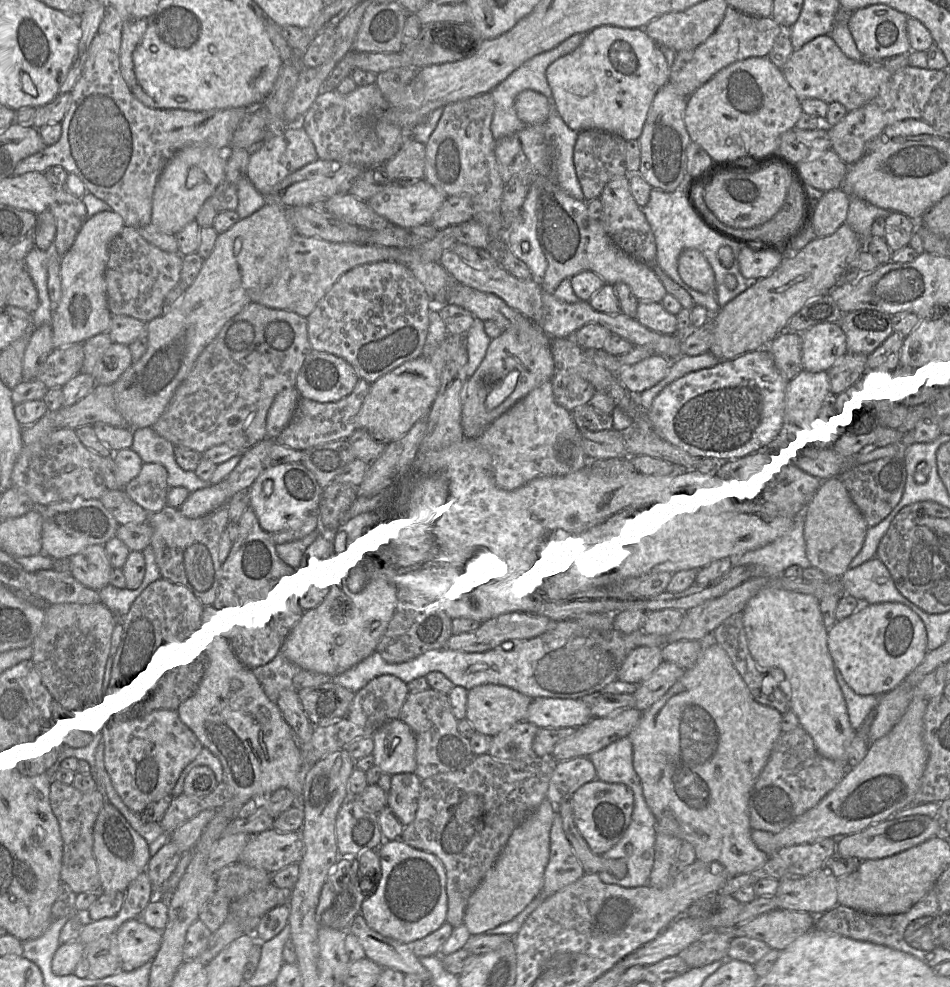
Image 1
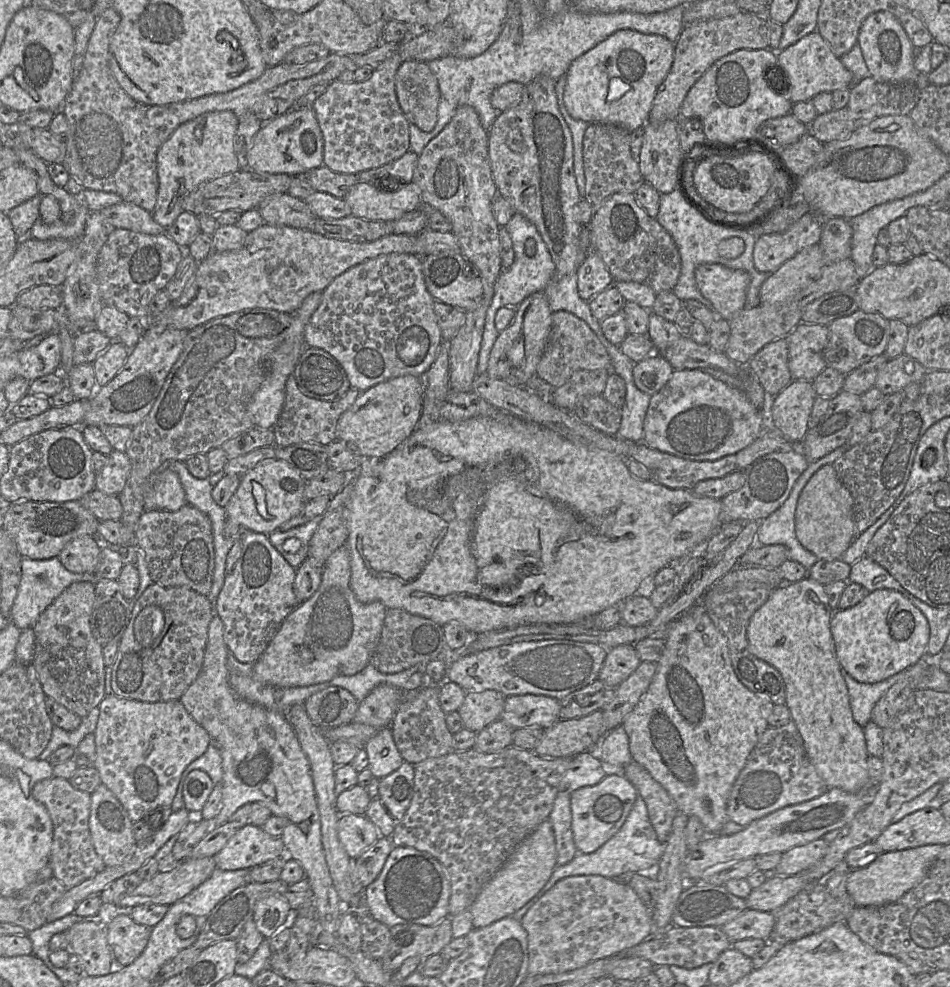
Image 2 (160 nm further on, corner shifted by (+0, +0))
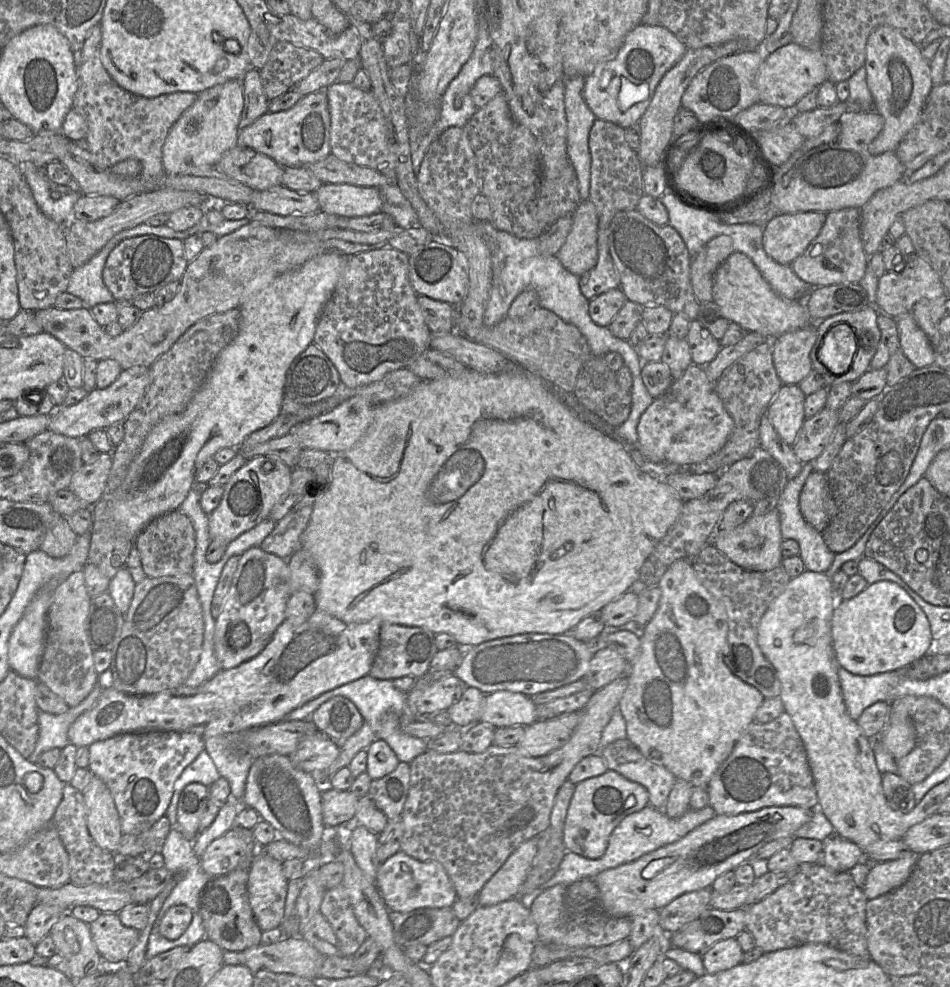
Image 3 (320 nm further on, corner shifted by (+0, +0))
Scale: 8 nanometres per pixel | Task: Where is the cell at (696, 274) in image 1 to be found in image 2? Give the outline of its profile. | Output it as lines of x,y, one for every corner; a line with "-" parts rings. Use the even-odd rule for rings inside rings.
704,263
695,270
695,282
701,295
712,304
719,317
729,321
744,308
750,282
746,271

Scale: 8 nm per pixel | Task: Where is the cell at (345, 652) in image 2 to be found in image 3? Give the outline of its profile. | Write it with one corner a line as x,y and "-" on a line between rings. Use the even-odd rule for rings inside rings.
316,609
315,612
309,617
309,619
303,622
302,624
293,624
288,620
284,620
274,632
269,643
257,656
240,664
235,668
221,670
213,678
202,683
198,687
189,687
186,685
181,685
176,688
167,689
165,691
150,695
126,694
116,690
114,687
103,689
101,691
101,695
97,703
91,709
82,713
71,724
71,726
68,729
68,739
70,743
77,746
77,748
89,747
92,743
96,741
105,740
121,733
136,733
149,731
193,732
202,736
205,739
209,736
225,735
228,733
238,733
241,731
280,722
284,720
285,716
292,710
304,705
305,703
318,697
319,695
368,675
379,648
379,632
381,624
382,623
377,620
371,620
358,624
346,624
338,618
319,609

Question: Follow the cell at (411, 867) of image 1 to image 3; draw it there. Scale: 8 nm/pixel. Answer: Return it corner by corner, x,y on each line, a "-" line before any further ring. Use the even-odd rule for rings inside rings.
401,851
379,865
375,885
390,913
406,913
420,908
448,908
457,899
454,886
441,864
419,861

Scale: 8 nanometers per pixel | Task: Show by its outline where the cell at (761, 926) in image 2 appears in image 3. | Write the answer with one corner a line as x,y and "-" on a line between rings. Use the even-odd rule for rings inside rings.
710,907
681,929
668,934
670,948
703,954
721,940
736,938
745,930
745,918
745,908
720,910

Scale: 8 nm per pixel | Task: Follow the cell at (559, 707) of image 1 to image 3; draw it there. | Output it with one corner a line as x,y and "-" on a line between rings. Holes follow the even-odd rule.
497,691
486,694
480,722
495,728
528,726
537,721
536,704
522,693

